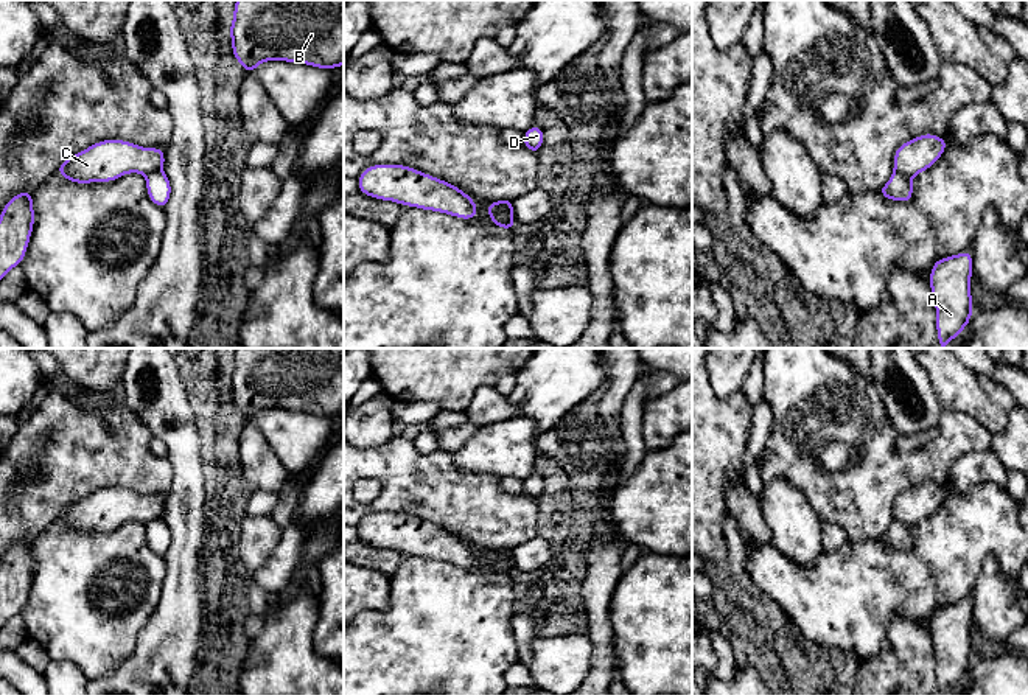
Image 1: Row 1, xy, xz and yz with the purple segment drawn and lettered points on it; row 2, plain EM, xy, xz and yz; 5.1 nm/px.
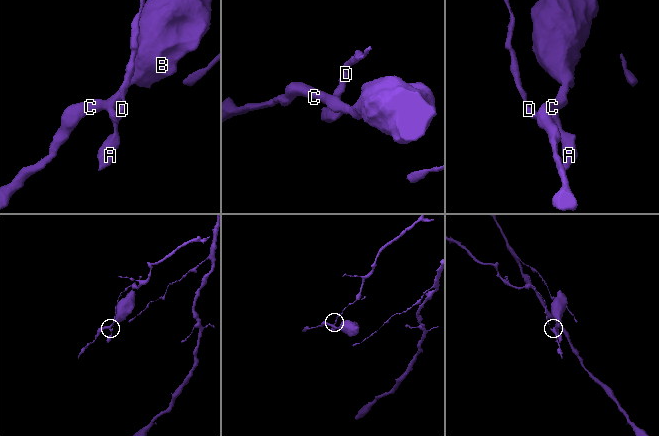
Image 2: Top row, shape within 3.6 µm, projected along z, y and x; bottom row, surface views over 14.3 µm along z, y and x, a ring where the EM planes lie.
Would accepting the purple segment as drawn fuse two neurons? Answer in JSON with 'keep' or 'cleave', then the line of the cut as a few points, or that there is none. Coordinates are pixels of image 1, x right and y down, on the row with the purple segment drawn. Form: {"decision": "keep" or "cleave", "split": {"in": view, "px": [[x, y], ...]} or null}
{"decision": "cleave", "split": {"in": "xz", "px": [[495, 202], [514, 220]]}}

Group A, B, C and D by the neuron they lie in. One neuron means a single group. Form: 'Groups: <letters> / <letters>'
Groups: A D / B C

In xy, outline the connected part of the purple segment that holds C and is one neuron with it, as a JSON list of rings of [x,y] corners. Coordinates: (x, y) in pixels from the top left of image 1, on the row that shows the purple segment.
[[[109,138],[67,157],[56,173],[75,183],[114,182],[129,173],[148,176],[162,169],[163,165],[165,151],[160,148],[143,148],[131,141]]]

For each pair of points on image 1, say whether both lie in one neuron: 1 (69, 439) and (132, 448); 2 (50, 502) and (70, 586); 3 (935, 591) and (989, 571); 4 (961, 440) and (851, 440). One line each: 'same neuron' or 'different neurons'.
1: same neuron
2: different neurons
3: different neurons
4: same neuron

